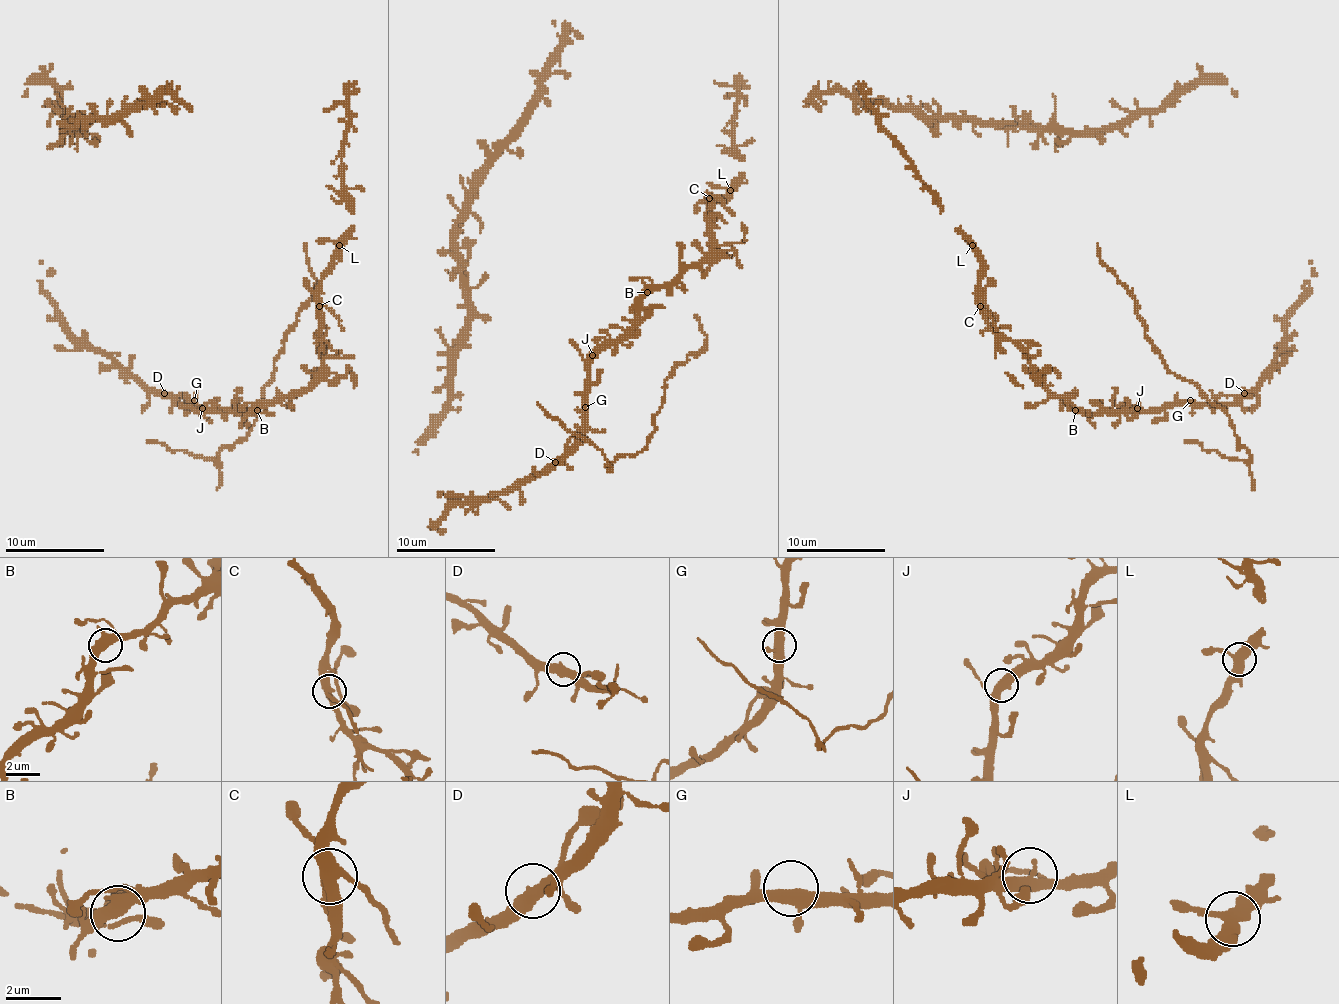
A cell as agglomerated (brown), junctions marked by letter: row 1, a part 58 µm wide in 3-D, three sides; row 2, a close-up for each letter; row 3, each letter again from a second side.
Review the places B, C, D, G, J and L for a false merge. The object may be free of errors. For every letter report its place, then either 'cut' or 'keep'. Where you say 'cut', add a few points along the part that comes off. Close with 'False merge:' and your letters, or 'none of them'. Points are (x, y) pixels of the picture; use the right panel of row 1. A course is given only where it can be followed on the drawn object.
B: (1075, 410) | keep
C: (980, 306) | keep
D: (1244, 393) | keep
G: (1190, 400) | keep
J: (1137, 408) | keep
L: (972, 245) | keep
False merge: none of them

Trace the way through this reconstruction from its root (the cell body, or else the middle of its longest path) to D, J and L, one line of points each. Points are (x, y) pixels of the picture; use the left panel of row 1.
D: (349, 231), (321, 281), (321, 370), (306, 388), (264, 400), (252, 413), (204, 413), (164, 393)
J: (349, 231), (321, 281), (321, 370), (314, 380), (279, 400), (264, 400), (252, 413), (207, 413), (202, 408)
L: (349, 231), (349, 236), (339, 246)

